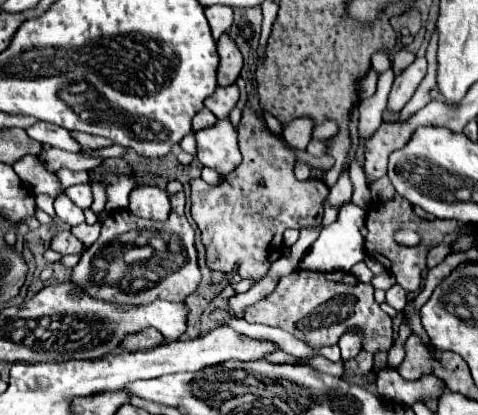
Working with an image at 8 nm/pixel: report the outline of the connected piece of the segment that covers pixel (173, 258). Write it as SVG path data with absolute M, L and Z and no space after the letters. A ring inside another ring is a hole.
M177 192L171 196L171 214L165 222L143 220L129 210L111 212L109 218L103 222L99 240L83 252L79 264L71 270L69 280L79 286L83 294L105 300L109 304L145 306L155 300L185 302L185 298L193 294L201 282L195 232L185 218L185 194ZM127 232L139 232L139 236L143 236L145 232L145 240L139 244L151 248L151 256L147 260L133 260L129 262L129 266L123 262L121 246L115 240Z

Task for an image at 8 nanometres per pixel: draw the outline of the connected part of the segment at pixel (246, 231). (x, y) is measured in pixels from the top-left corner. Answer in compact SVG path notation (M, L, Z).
M251 108L243 110L237 134L243 162L237 166L237 170L227 174L227 178L221 176L219 186L207 186L201 178L195 178L191 182L191 216L201 230L201 240L207 248L207 262L213 270L231 272L233 264L237 264L241 278L261 278L269 270L269 264L283 254L283 232L287 228L303 228L319 222L323 200L327 198L329 188L321 180L301 182L295 178L295 154L287 148L285 140L273 136L271 132L265 132L263 122L253 114Z

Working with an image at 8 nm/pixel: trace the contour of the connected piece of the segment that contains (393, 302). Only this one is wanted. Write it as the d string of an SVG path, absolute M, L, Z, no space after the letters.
M393 284L387 290L387 304L393 306L395 310L403 310L405 304L407 304L407 292L399 284Z

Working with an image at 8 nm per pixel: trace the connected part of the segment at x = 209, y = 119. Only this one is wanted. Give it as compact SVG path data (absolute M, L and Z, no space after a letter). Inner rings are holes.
M203 108L203 110L201 110L201 112L197 112L197 114L195 114L195 118L193 118L193 130L209 128L209 126L213 126L215 122L217 122L215 114L211 114L207 108Z

